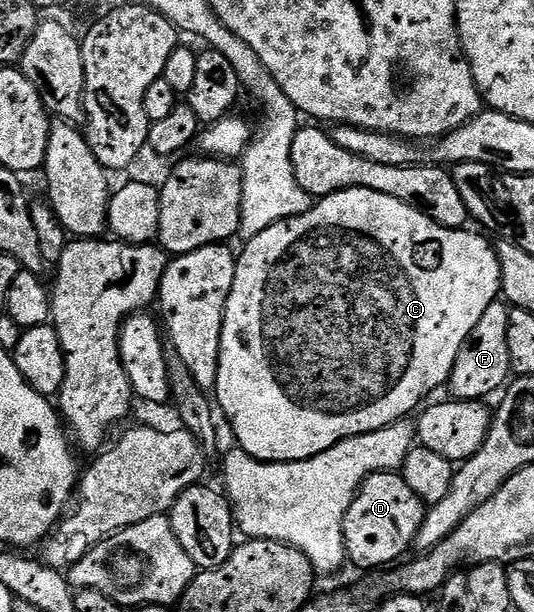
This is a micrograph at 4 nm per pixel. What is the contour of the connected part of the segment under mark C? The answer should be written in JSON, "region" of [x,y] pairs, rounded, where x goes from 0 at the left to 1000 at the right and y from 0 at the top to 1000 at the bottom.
{"region":[[[667,306],[609,317],[566,353],[528,359],[498,373],[498,379],[483,379],[483,386],[463,391],[455,397],[457,410],[448,410],[438,471],[431,471],[431,484],[423,490],[408,621],[401,639],[410,675],[419,675],[434,694],[440,727],[485,755],[573,752],[625,732],[625,725],[640,719],[713,703],[762,685],[764,675],[772,668],[777,672],[800,644],[813,642],[822,631],[830,632],[850,601],[850,588],[858,588],[858,575],[865,575],[865,562],[873,562],[880,542],[888,542],[888,529],[903,523],[903,510],[910,510],[910,503],[918,503],[918,497],[940,480],[936,426],[927,400],[919,394],[914,397],[916,391],[904,381],[882,382],[880,377],[876,373],[839,376],[805,359],[788,343],[777,343],[753,327],[738,327],[738,320]]]}

